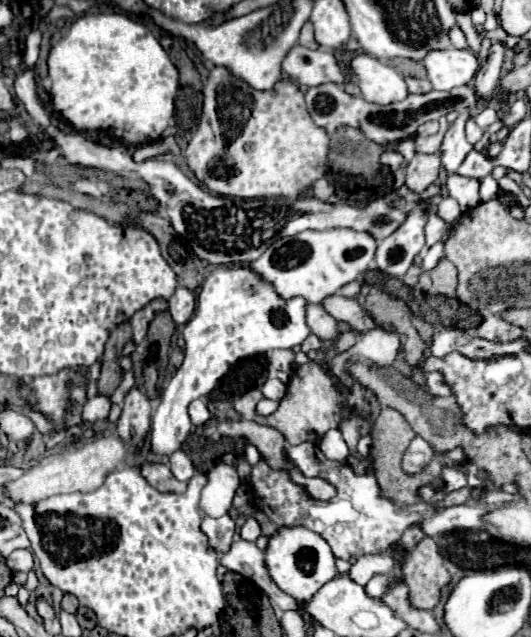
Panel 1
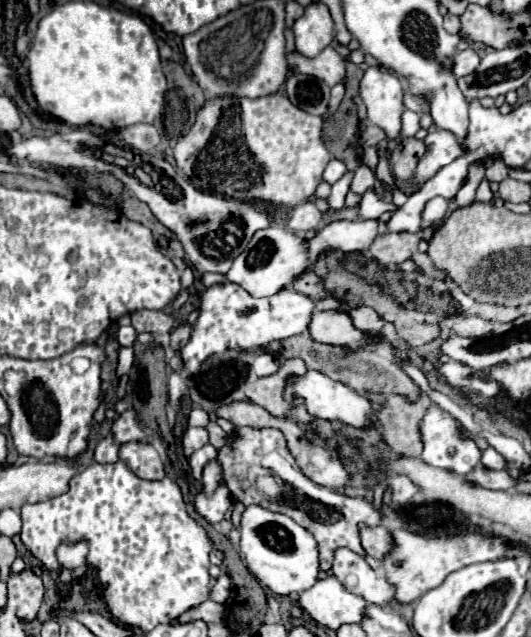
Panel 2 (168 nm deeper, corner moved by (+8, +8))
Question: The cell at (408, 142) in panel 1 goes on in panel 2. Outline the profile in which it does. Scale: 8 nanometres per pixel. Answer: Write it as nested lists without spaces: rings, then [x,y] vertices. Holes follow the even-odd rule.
[[[370,66],[360,82],[360,98],[368,110],[368,120],[380,126],[388,138],[398,138],[400,116],[404,112],[404,86],[400,80]]]

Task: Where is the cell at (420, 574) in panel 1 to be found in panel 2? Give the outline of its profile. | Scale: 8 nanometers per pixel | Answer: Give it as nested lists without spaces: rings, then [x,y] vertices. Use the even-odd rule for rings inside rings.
[[[378,524],[376,528],[360,528],[360,544],[364,544],[364,552],[382,558],[392,548],[392,538],[388,534],[388,528]]]

